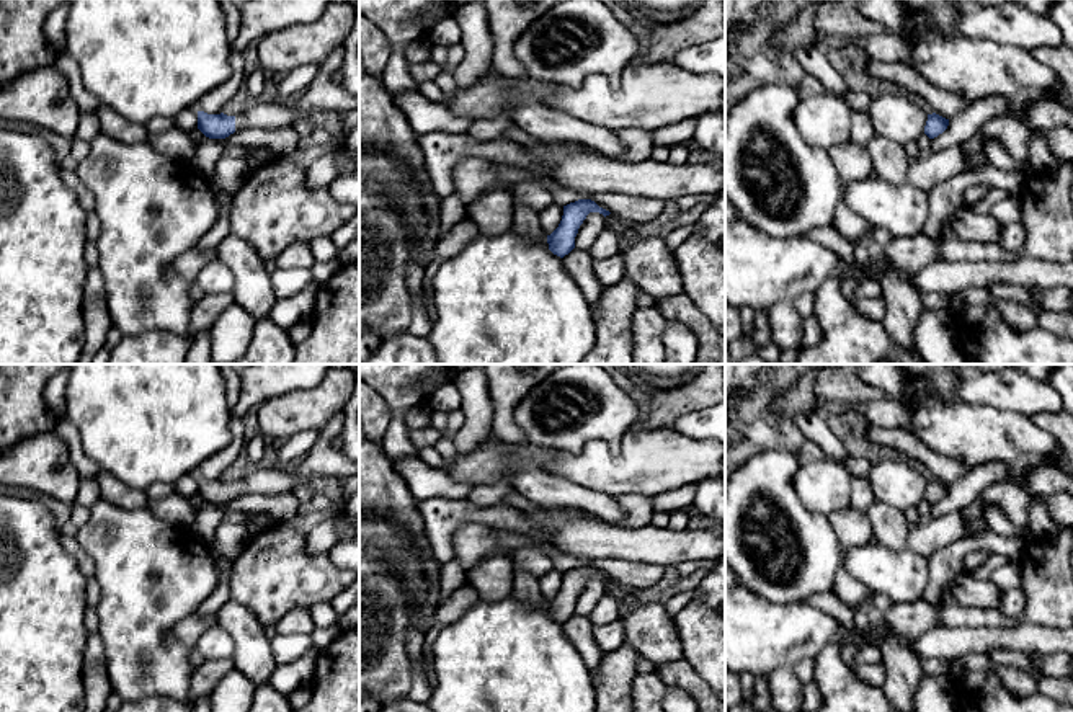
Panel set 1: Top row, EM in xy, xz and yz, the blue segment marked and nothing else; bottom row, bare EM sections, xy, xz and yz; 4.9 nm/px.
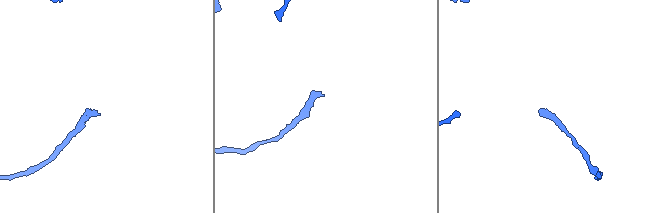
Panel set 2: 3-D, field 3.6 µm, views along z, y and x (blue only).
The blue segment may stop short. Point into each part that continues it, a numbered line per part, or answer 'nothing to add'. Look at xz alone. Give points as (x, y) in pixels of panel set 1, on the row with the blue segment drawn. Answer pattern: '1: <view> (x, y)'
nothing to add

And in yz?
nothing to add

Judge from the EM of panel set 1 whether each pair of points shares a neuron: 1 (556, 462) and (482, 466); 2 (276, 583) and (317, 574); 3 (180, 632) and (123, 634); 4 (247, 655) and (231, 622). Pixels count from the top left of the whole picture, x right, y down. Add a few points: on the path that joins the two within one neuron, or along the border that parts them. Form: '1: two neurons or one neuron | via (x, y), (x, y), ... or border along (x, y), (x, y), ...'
1: one neuron | via (538, 456), (508, 456), (500, 459)
2: one neuron | via (286, 578), (307, 578)
3: two neurons | border along (195, 613), (175, 626), (170, 640)
4: one neuron | via (247, 647), (247, 639), (239, 631)

